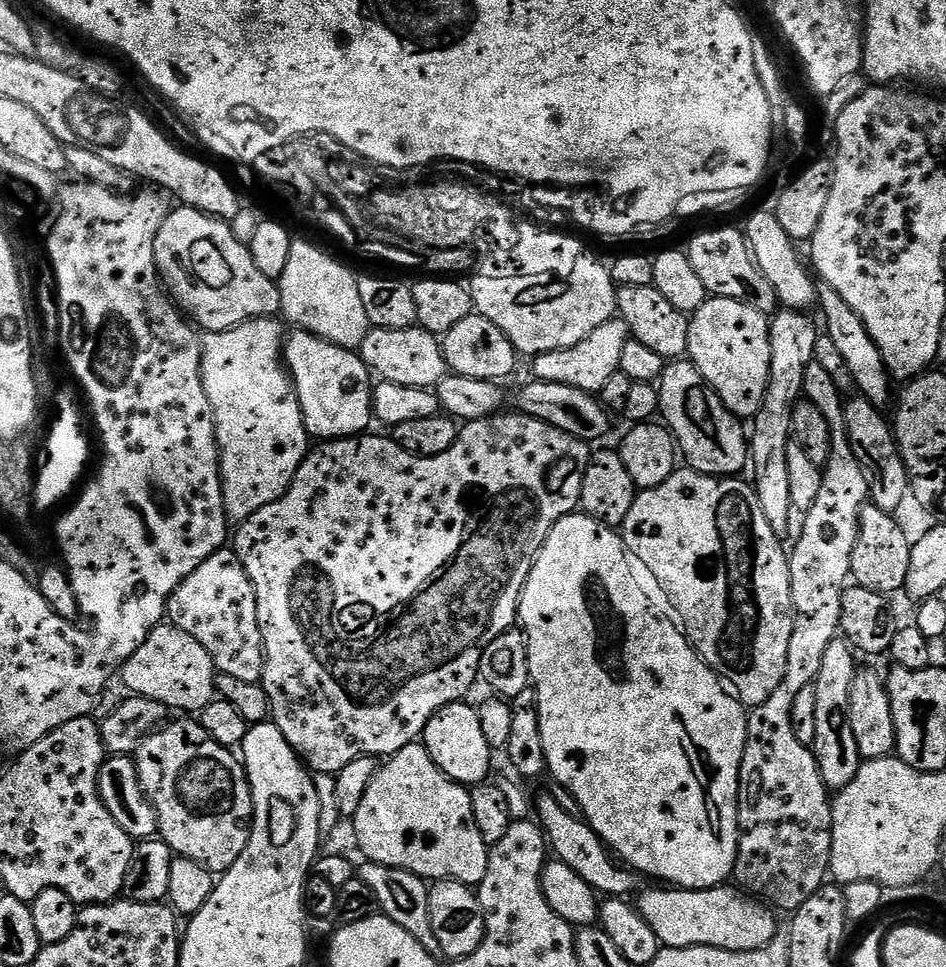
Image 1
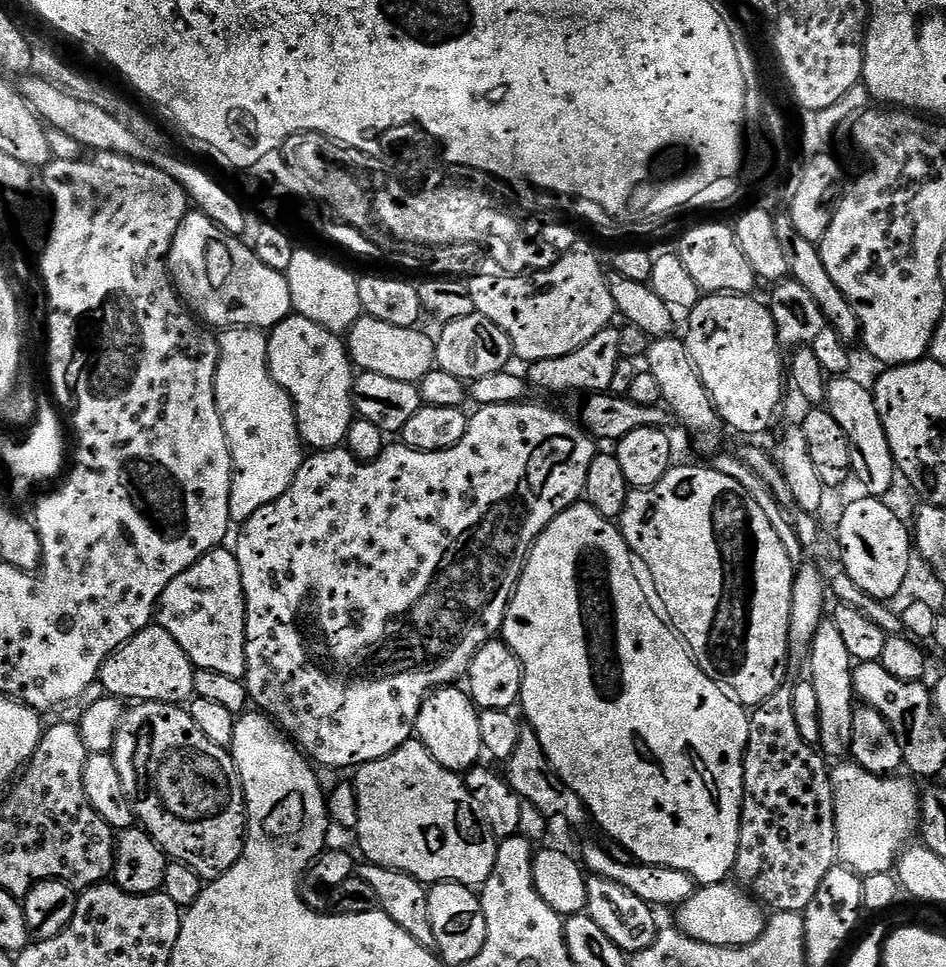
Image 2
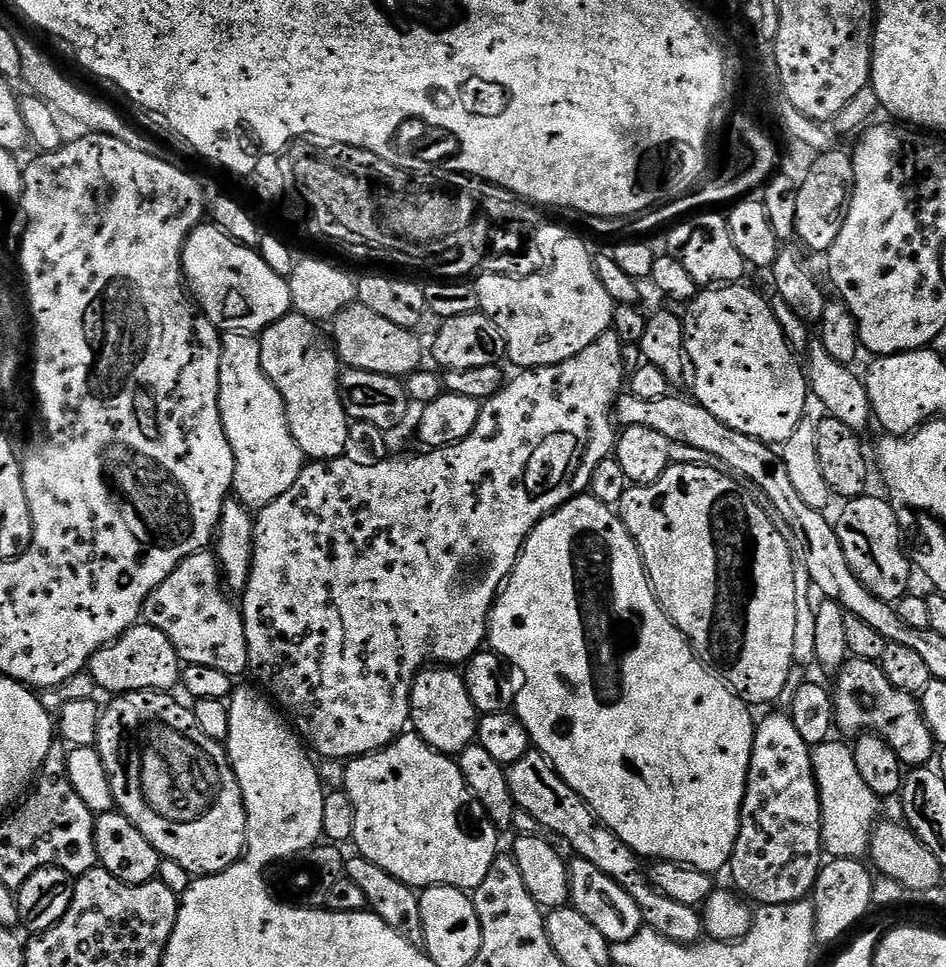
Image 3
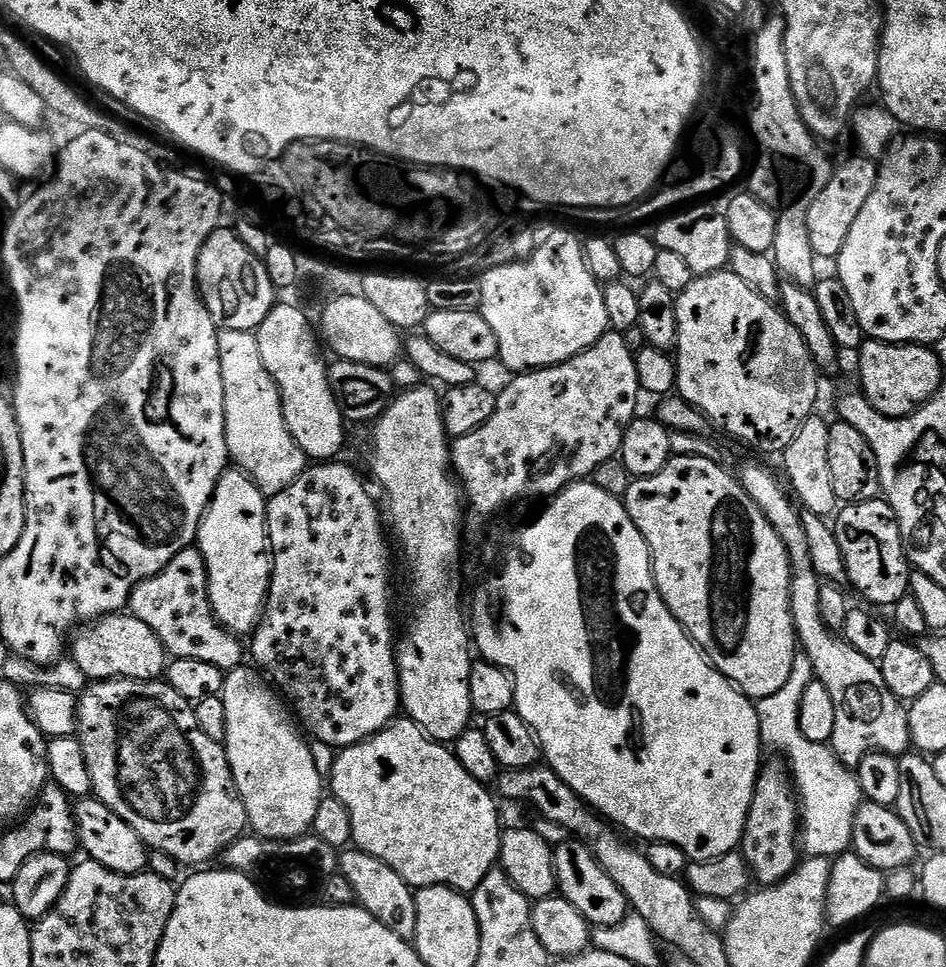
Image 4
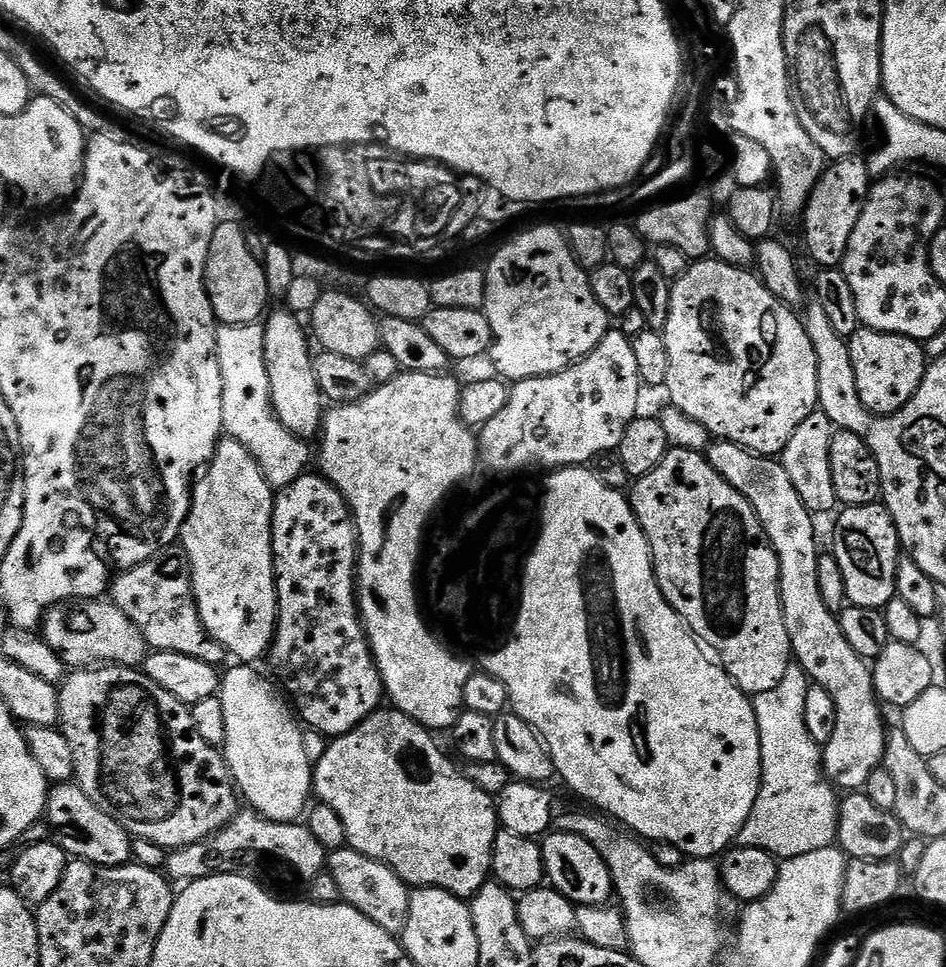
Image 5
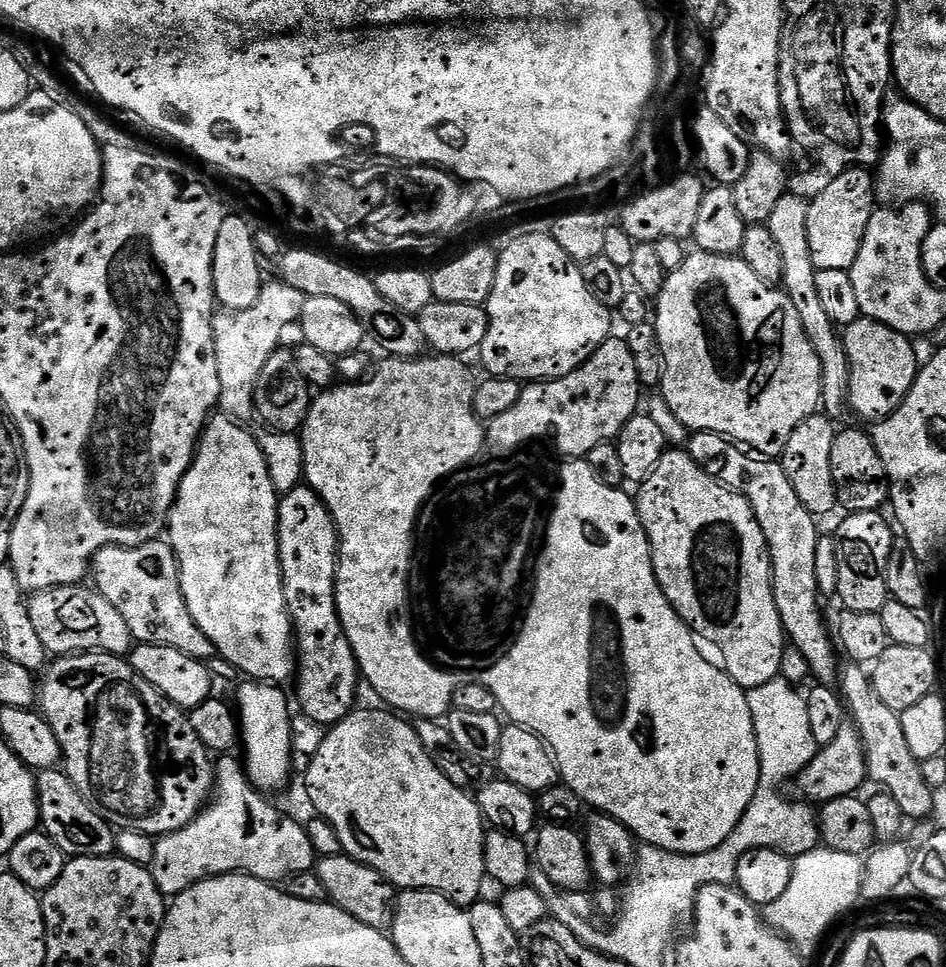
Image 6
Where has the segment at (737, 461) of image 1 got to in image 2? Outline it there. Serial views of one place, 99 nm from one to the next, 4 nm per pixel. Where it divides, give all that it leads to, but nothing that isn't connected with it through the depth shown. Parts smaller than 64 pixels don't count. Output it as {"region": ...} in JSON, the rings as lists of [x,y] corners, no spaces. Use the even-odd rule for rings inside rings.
{"region":[[[675,335],[661,336],[653,339],[648,345],[646,371],[654,374],[658,387],[662,389],[662,401],[676,414],[677,418],[704,443],[709,454],[715,453],[720,447],[720,435],[726,432],[716,408],[712,404],[706,386],[700,381],[700,375],[688,352],[688,345],[683,339],[676,340]]]}

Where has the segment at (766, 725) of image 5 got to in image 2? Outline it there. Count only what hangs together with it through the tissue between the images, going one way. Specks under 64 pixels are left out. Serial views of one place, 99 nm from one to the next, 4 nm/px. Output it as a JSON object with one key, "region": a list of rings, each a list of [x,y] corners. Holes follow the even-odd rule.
{"region":[[[855,762],[837,763],[835,767],[831,769],[830,775],[832,778],[832,809],[836,815],[836,855],[839,863],[843,865],[843,867],[854,869],[862,878],[874,874],[882,874],[883,872],[891,873],[897,856],[904,851],[906,845],[911,841],[908,839],[910,839],[911,836],[915,837],[918,832],[918,821],[920,819],[920,798],[918,795],[918,788],[915,788],[915,786],[911,784],[911,782],[913,783],[911,779],[908,779],[909,781],[899,780],[900,776],[896,774],[876,776],[874,773],[868,773],[866,769],[863,769],[862,766]]]}

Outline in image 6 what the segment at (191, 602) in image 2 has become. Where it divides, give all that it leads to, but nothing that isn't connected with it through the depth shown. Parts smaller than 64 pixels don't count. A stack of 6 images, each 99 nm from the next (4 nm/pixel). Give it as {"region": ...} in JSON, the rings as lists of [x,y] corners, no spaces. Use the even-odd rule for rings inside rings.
{"region":[[[157,538],[137,548],[104,548],[93,558],[90,576],[96,579],[96,591],[104,595],[106,602],[110,602],[122,618],[126,618],[126,626],[130,626],[136,644],[170,646],[182,650],[182,654],[190,658],[205,662],[217,655],[210,638],[202,634],[186,606],[180,563],[167,539]]]}

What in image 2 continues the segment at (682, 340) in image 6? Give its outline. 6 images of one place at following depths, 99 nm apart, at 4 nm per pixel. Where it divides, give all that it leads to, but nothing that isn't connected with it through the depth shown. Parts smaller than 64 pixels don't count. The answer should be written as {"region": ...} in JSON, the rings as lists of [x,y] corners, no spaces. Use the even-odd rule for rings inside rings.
{"region":[[[748,294],[705,295],[687,313],[688,336],[686,335],[688,352],[696,363],[700,381],[706,386],[721,421],[731,431],[733,428],[748,436],[756,436],[771,426],[772,419],[780,408],[780,399],[784,396],[784,384],[786,388],[786,368],[785,365],[784,368],[780,365],[782,349],[780,339],[776,336],[774,318],[761,301],[759,304],[752,299],[756,298]]]}

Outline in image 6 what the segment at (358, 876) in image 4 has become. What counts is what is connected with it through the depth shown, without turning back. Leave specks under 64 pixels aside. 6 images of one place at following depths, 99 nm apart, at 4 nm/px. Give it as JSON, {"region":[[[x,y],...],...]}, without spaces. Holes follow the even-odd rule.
{"region":[[[341,854],[319,857],[314,875],[322,878],[322,886],[326,886],[329,901],[346,914],[350,914],[350,918],[358,918],[362,926],[370,926],[383,934],[391,929],[396,917],[398,889],[382,874],[378,874],[378,870],[358,862],[352,856]]]}

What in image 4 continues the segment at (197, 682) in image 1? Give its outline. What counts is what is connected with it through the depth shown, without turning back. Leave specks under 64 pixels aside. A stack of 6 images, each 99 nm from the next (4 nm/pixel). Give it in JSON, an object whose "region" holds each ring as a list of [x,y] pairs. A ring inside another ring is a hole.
{"region":[[[130,614],[104,616],[83,627],[71,641],[70,659],[92,682],[115,679],[160,680],[170,663],[168,652],[162,646],[158,634],[154,634],[146,622],[138,622],[138,618]]]}

